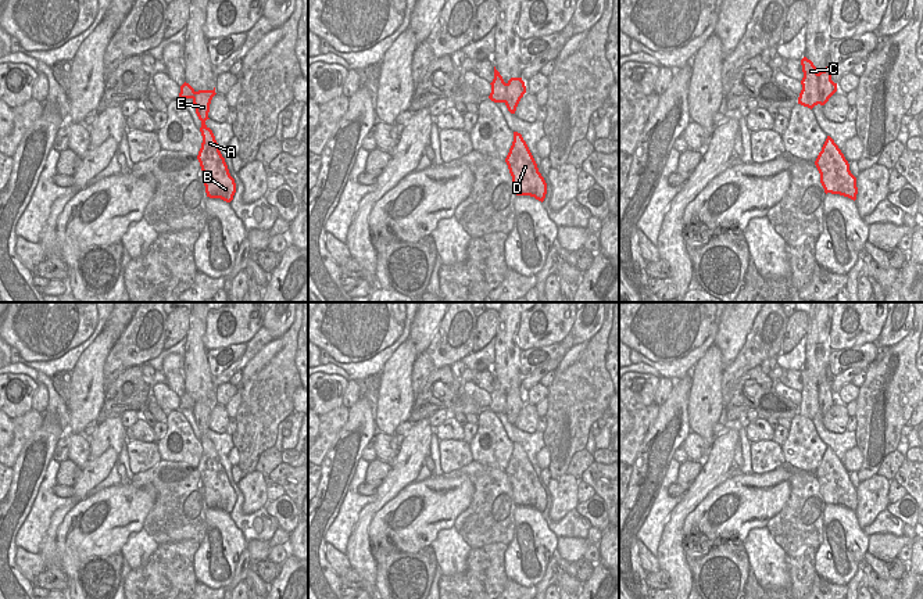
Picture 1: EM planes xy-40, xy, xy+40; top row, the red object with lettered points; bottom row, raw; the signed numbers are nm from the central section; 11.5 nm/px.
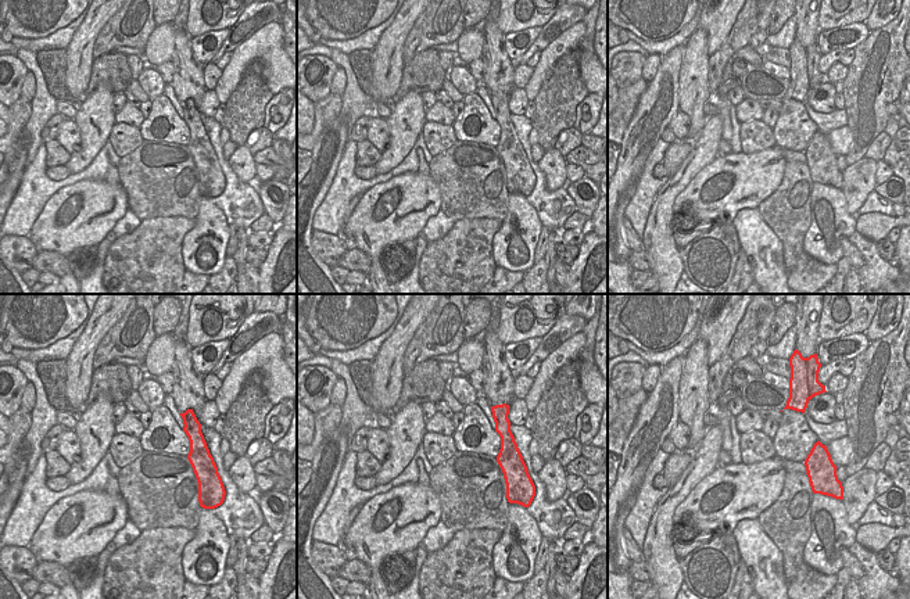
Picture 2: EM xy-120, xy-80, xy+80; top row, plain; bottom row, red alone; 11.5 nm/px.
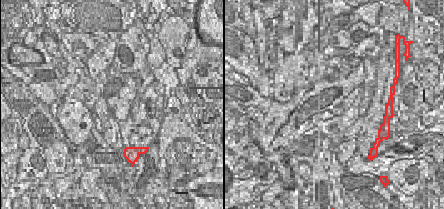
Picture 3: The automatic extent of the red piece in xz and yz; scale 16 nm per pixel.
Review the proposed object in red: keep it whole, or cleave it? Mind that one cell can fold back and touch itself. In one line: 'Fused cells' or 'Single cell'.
Fused cells.

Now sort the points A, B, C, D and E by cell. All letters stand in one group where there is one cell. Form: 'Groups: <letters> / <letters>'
Groups: A B D E / C.

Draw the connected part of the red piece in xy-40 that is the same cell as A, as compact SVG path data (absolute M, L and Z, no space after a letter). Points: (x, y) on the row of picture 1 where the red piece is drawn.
M215 87L212 90L198 90L193 98L196 114L201 121L200 132L203 136L197 159L203 171L207 197L230 202L236 193L236 183L229 173L212 130L205 125L205 121L210 119L210 104L215 94Z

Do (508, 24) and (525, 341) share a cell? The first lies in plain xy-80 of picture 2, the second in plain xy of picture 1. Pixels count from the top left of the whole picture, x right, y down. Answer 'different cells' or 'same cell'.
same cell

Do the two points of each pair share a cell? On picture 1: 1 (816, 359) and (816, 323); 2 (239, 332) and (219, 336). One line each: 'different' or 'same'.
1: same
2: same

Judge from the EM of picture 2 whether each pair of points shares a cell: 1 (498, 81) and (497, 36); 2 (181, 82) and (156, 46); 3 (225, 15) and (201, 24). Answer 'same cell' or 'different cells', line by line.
1: same cell
2: different cells
3: same cell

